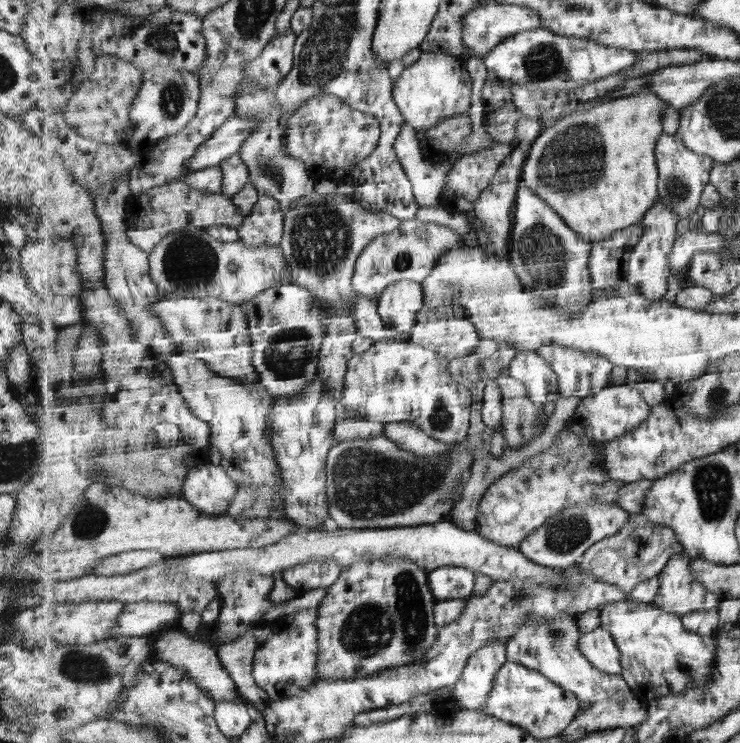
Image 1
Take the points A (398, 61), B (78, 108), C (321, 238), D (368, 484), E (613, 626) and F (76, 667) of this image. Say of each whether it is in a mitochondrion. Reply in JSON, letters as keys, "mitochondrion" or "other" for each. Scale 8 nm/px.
{"A":"other","B":"mitochondrion","C":"mitochondrion","D":"mitochondrion","E":"other","F":"mitochondrion"}

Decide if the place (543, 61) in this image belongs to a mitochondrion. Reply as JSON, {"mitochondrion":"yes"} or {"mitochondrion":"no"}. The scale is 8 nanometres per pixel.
{"mitochondrion":"yes"}

